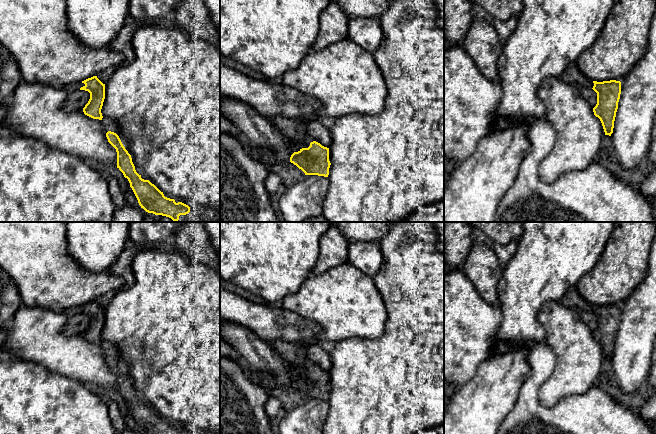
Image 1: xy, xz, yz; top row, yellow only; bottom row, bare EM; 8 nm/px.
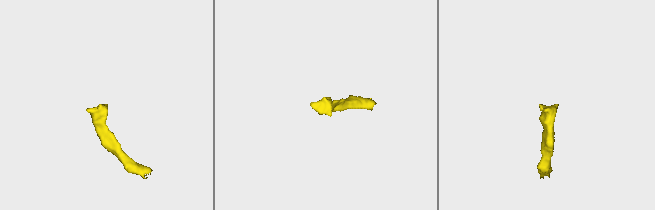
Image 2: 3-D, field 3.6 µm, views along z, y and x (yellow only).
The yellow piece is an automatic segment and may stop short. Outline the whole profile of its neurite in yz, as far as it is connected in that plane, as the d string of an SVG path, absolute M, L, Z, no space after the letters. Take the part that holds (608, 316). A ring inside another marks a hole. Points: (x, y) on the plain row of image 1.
M575 286L571 287L559 302L568 308L581 308L597 317L597 328L593 336L600 343L605 359L611 360L621 318L621 306L616 304L593 305L578 293Z

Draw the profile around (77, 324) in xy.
M78 314L67 318L66 325L64 326L64 334L67 336L81 334L85 331L90 323L90 317L85 314Z

